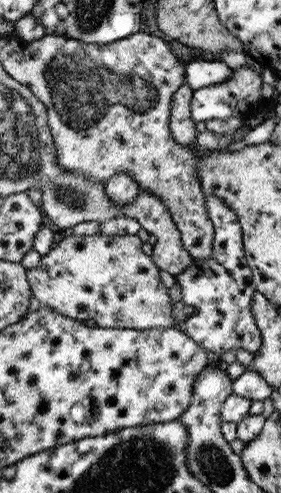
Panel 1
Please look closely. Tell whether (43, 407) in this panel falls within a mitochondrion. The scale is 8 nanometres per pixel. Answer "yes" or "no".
no

